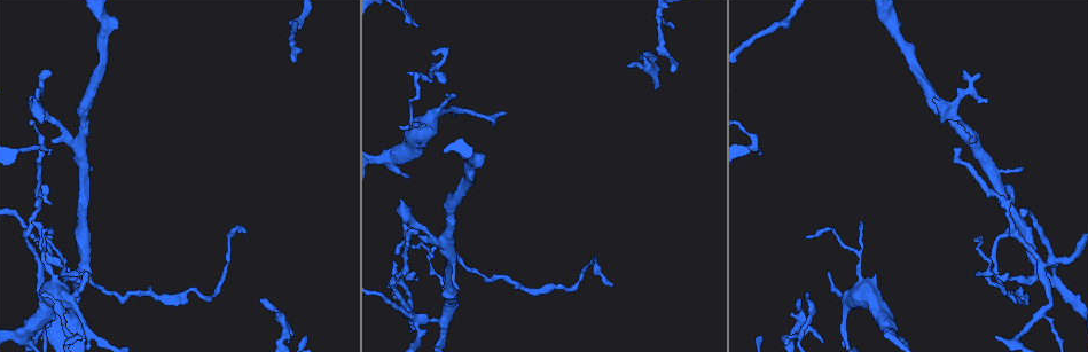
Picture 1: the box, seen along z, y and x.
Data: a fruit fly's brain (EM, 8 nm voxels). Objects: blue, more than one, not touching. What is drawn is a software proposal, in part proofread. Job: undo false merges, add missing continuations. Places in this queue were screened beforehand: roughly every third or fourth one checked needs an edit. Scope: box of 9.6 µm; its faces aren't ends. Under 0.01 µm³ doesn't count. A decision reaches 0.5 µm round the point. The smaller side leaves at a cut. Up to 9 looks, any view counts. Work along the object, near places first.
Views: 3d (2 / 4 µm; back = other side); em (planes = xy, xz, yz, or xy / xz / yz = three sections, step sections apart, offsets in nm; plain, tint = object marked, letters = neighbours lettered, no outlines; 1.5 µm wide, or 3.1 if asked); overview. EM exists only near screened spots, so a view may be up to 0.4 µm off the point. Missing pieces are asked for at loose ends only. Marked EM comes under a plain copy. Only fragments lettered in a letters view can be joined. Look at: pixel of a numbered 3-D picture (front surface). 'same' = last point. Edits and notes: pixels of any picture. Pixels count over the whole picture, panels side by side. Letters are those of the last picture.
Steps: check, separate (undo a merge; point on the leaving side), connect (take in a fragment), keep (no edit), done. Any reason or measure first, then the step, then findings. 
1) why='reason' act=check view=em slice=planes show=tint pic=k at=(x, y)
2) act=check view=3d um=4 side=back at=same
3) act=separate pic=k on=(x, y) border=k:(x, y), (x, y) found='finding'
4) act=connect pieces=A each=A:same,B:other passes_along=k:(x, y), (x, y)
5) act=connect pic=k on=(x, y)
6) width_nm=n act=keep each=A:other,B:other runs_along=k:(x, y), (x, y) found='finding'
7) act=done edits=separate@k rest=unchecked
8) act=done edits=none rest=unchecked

why='looks like a crossing' act=check view=em slice=planes show=tint pic=1 at=(48, 261)

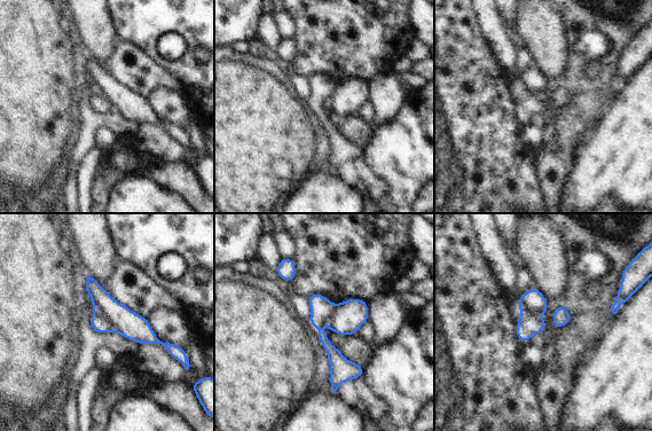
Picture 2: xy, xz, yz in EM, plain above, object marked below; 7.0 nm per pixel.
why='see the neighbours' act=check view=em slice=planes show=letters at=same

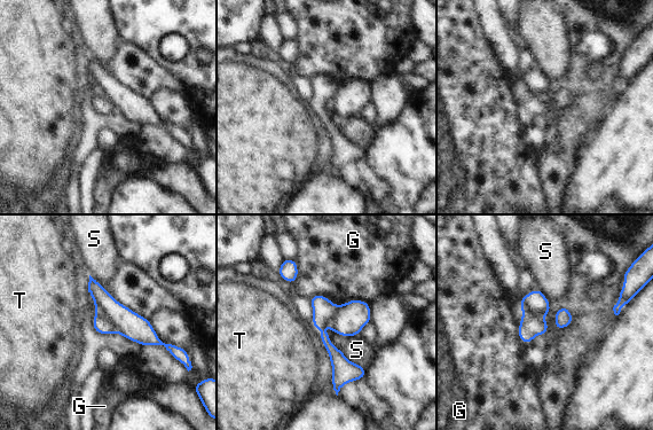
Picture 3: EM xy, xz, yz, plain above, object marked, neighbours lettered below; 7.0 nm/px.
longest_contact=G:420nm act=separate pic=3 on=(101, 325) each=G:other,S:other,T:other border=3:(97, 313), (102, 314), (116, 331) found='two cells meet here'

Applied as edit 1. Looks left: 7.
why='a fork' act=check view=em slice=planes show=tint pic=1 at=(989, 274)

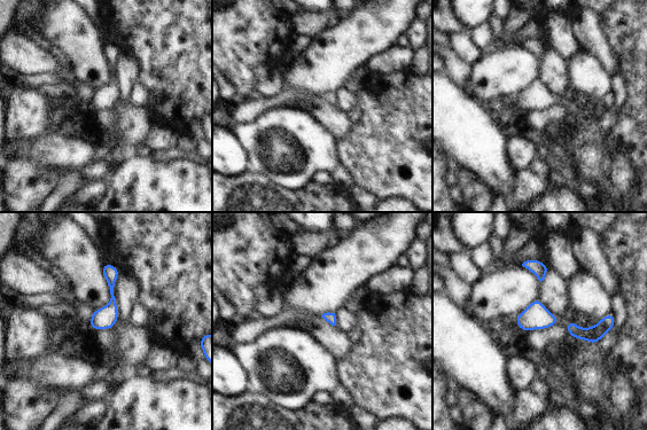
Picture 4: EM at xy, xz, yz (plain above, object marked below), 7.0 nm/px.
act=check view=em slice=planes show=letters at=same

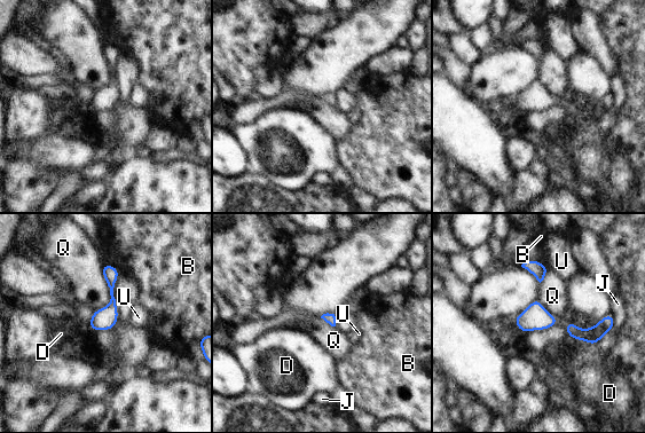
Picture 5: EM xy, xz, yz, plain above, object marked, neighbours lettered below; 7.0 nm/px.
longest_contact=Q:340nm act=keep each=B:other,D:other,J:other,Q:other,U:other runs_along=5:(108, 267), (112, 306), (95, 328) found='all the same cell'

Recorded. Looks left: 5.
act=check view=3d um=4 pic=1 at=(452, 95)

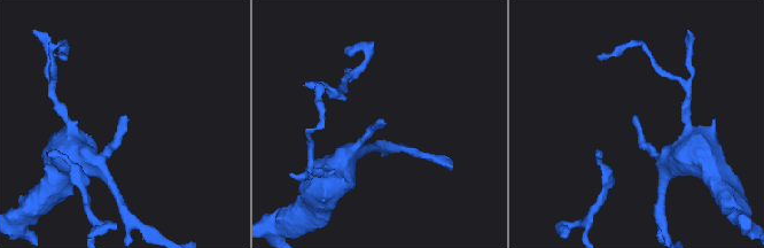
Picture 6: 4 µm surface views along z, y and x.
why='shape alone is not enough' act=check view=em slice=xz step=4 show=tint pic=6 at=(635, 116)

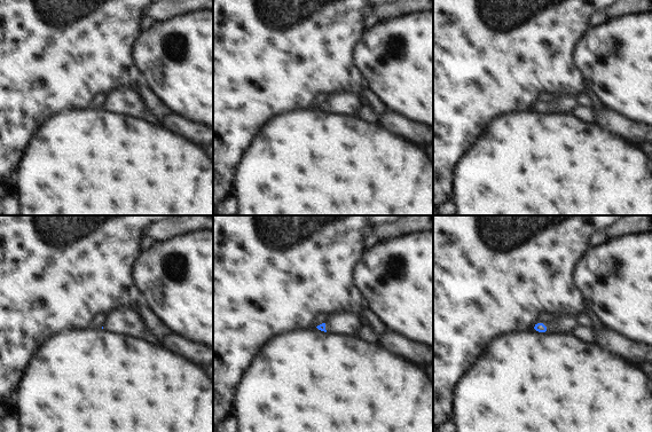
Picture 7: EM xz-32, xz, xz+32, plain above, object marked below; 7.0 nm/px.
act=check view=em slice=xz step=4 show=letters at=same

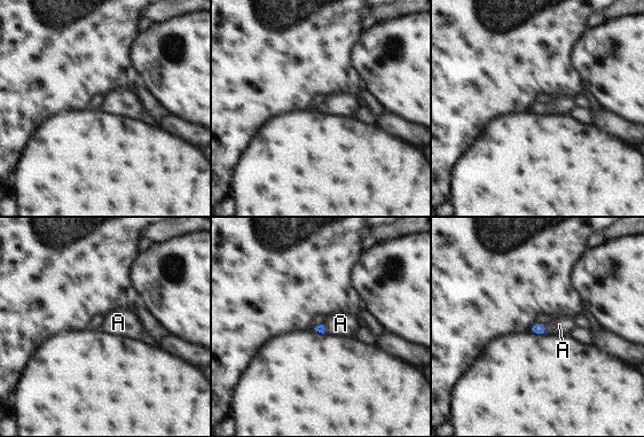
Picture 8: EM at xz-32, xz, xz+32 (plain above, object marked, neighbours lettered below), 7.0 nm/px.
longest_contact=A:80nm act=connect pieces=A each=A:same found='the cell continues'

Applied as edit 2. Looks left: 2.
act=check view=em slice=yz step=4 show=tint pic=1 at=(72, 335)

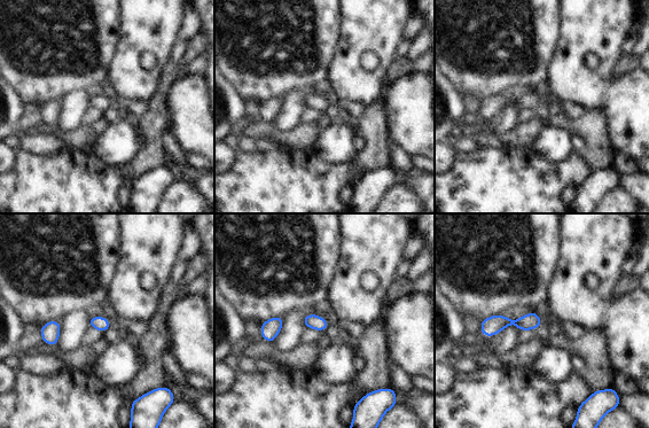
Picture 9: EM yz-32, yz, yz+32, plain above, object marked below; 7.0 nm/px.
act=check view=em slice=planes show=letters at=same

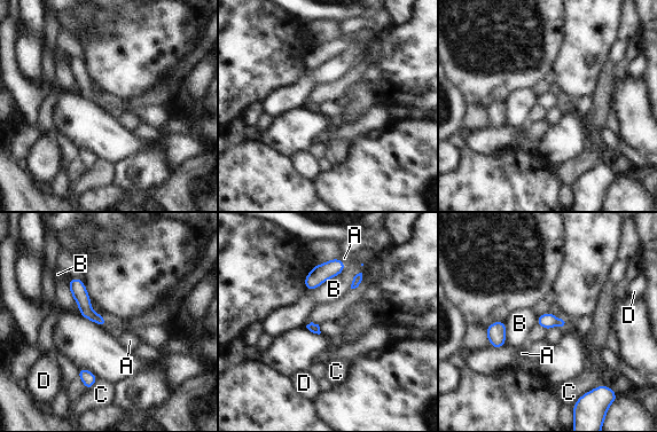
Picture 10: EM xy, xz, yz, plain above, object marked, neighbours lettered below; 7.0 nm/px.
act=keep each=A:other,B:other,C:other,D:other runs_along=10:(72, 281), (85, 307), (103, 322) found='continuous, no second cell'

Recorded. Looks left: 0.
act=done edits=separate@3,connect@8 rest=unchecked

